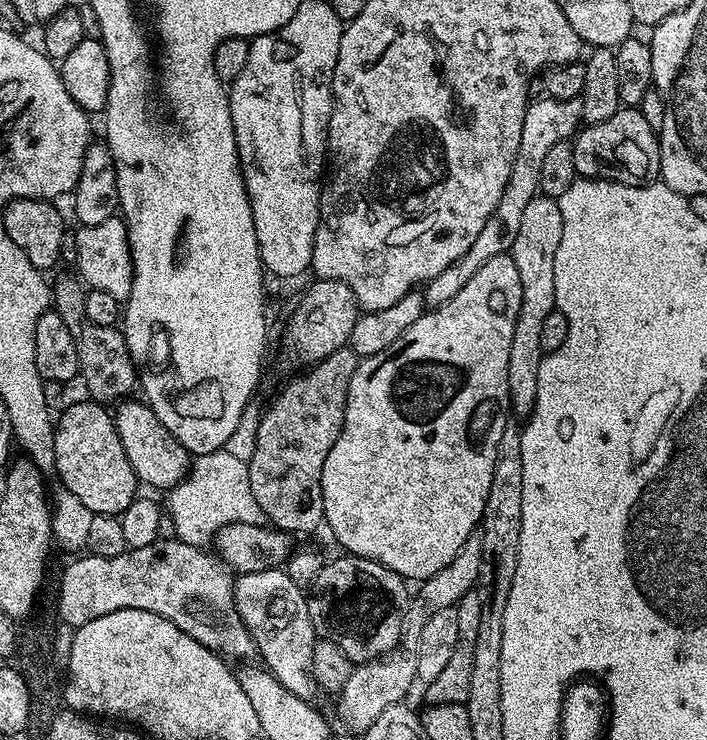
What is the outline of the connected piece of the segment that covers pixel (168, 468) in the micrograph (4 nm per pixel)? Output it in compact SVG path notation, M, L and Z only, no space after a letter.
M125 398L115 405L114 419L122 450L126 450L126 459L141 485L169 490L182 483L189 471L190 453L162 422L158 422L158 414L154 414L148 403L140 398Z

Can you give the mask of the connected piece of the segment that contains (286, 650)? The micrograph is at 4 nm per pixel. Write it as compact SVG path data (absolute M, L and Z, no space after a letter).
M283 567L267 568L237 575L232 597L246 630L250 630L259 659L264 659L263 667L278 678L290 694L311 697L311 692L317 691L312 675L312 655L318 637L310 622L305 589L294 586Z

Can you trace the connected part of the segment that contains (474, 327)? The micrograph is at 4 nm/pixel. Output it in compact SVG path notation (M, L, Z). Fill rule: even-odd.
M505 254L498 258L490 258L490 262L484 263L478 270L478 274L474 274L474 278L470 278L470 282L466 282L466 286L462 286L462 290L458 290L458 294L454 294L454 298L450 298L450 302L425 311L424 315L418 318L418 322L414 322L414 326L410 326L410 330L406 330L402 334L402 338L398 338L398 342L393 342L392 345L386 346L386 350L382 350L379 354L363 357L363 359L357 363L354 374L350 378L350 386L348 387L346 414L342 422L342 434L338 434L338 442L334 442L334 446L330 446L330 454L326 454L326 462L322 466L324 524L326 528L332 531L333 538L344 547L341 549L343 549L345 553L378 562L382 566L394 570L394 574L404 577L405 581L413 582L412 580L416 580L415 582L423 582L430 579L434 574L438 574L438 570L450 566L450 562L454 562L458 550L462 550L462 542L466 542L466 538L470 538L477 529L479 529L480 520L484 517L486 494L490 494L490 482L494 478L494 458L498 454L498 442L502 439L502 430L510 423L508 367L510 366L510 338L514 338L514 322L518 318L518 306L522 306L522 282L518 278L518 266L514 266L514 258L511 254Z

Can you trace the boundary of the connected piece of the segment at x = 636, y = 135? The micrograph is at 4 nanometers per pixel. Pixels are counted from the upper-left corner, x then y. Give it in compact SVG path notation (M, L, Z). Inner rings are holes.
M621 106L606 122L581 127L572 140L577 177L613 180L619 184L642 186L660 175L658 133L642 118L639 107Z

